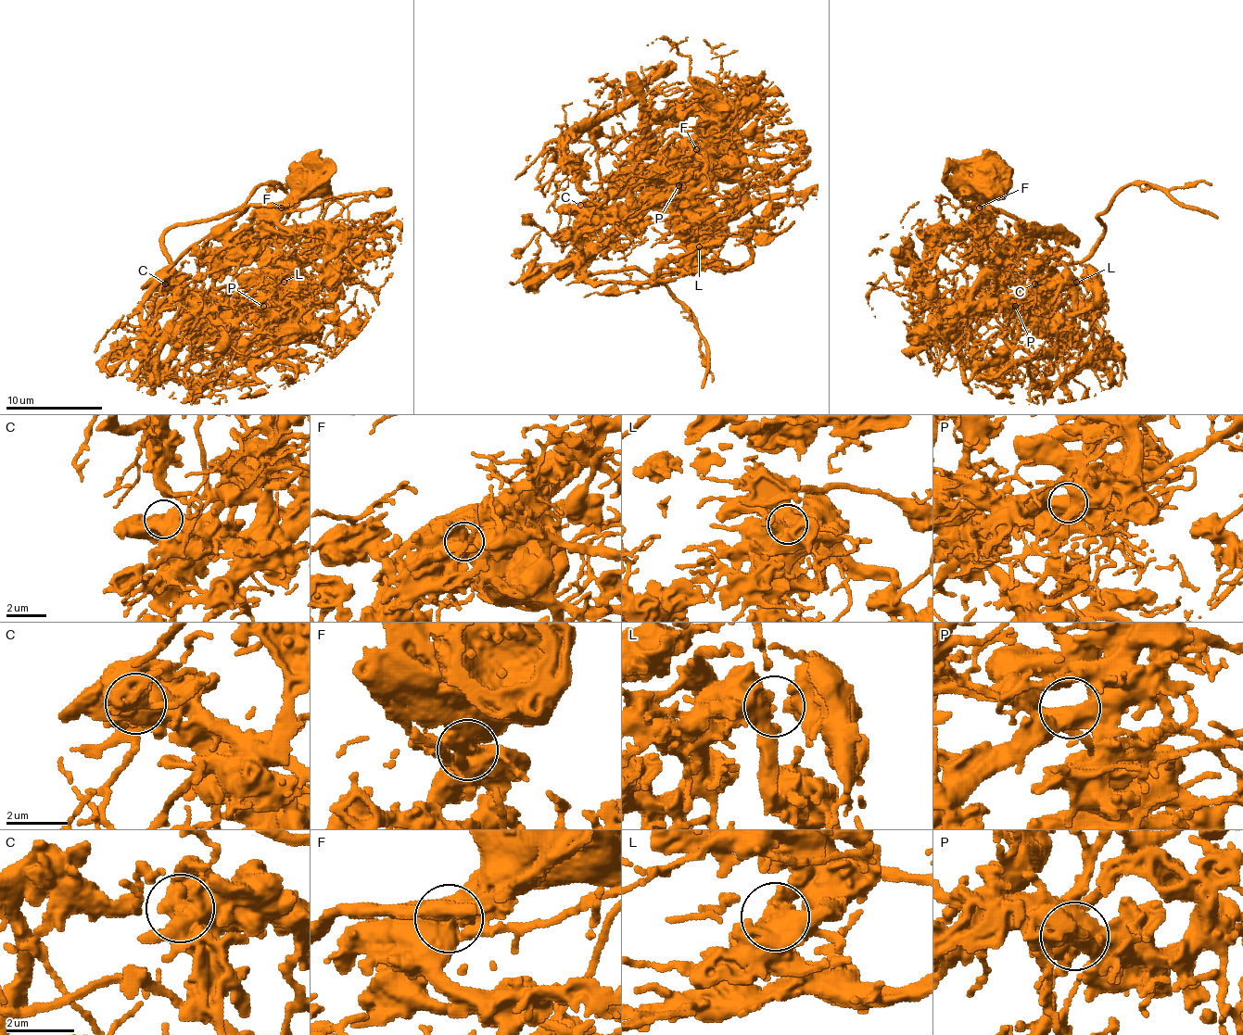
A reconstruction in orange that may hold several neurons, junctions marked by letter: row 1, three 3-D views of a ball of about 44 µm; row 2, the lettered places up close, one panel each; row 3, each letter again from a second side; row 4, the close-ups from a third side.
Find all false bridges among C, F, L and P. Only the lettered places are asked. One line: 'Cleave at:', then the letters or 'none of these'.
Cleave at: F, P

